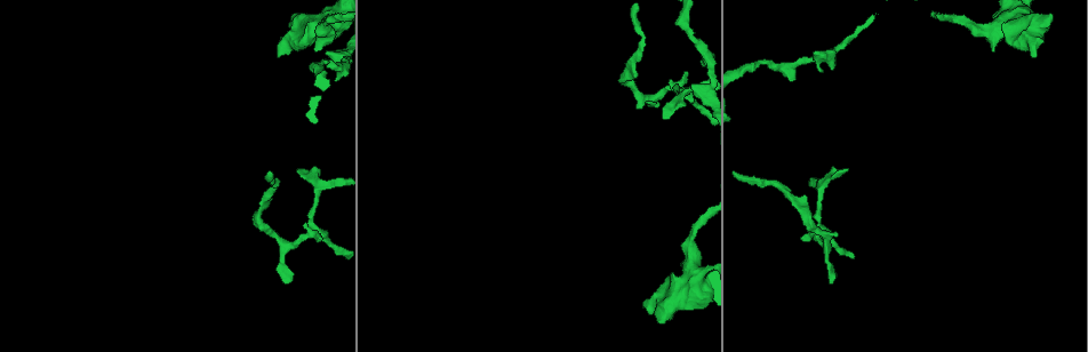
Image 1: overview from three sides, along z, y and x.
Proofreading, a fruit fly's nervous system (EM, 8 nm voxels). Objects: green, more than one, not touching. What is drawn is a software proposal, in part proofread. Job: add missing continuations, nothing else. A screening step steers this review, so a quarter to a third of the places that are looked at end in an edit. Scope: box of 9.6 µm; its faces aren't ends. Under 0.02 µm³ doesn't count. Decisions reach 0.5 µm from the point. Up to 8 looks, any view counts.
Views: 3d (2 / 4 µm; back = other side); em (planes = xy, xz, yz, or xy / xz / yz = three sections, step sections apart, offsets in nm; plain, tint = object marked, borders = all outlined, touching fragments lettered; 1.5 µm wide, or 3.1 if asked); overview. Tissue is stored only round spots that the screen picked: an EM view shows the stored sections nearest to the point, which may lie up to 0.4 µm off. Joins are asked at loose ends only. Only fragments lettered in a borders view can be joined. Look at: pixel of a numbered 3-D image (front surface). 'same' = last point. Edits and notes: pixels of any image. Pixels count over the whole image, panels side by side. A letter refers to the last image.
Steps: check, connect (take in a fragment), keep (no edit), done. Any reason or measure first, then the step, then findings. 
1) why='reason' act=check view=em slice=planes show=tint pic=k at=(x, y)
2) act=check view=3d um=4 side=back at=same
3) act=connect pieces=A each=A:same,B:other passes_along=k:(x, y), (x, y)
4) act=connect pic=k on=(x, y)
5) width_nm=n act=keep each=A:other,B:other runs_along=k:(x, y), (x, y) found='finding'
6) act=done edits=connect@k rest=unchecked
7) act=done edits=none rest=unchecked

act=check view=em slice=planes show=borders pic=1 at=(328, 51)

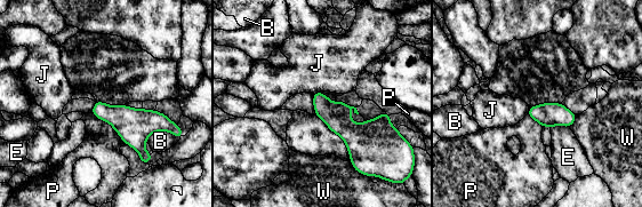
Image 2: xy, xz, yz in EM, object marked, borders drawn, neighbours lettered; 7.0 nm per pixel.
act=keep each=B:other,E:other,J:other,P:other,W:other border=2:(350, 161), (362, 174) found='no lettered fragment goes on from it'

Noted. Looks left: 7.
why='stops while still wide' act=check view=3d um=2 side=back pic=1 at=(317, 52)

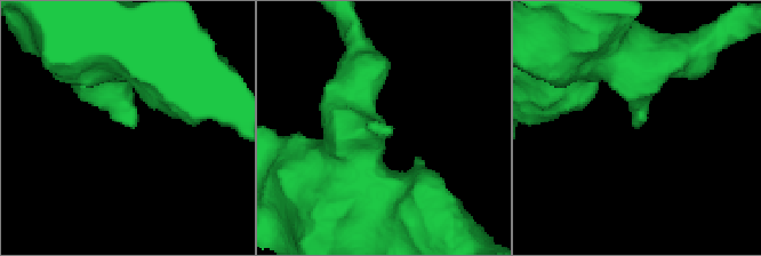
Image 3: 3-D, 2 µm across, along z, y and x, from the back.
act=check view=em slice=planes show=borders pic=3 at=(384, 138)

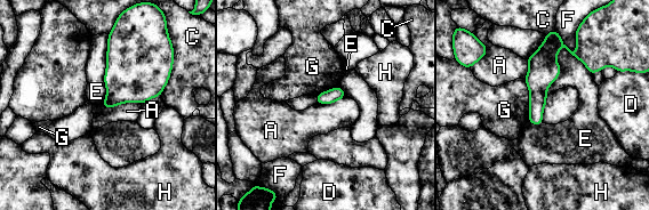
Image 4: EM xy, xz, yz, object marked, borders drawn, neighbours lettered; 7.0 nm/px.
act=keep each=A:other,C:other,D:other,E:other,F:other,G:other,H:other runs_along=4:(551, 38), (537, 85), (535, 121) found='none of them fits'

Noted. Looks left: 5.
why='thick end' act=check view=3d um=2 pic=1 at=(658, 321)

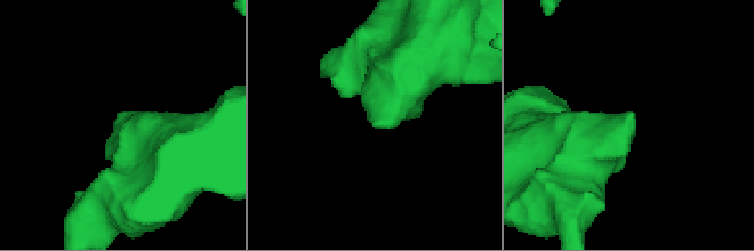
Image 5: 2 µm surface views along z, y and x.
why='shape alone is not enough' act=check view=em slice=planes show=borders pic=5 at=(634, 113)

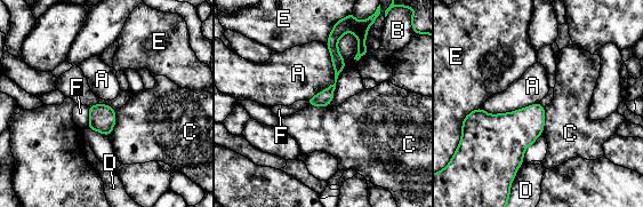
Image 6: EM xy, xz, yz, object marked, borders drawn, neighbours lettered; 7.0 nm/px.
act=keep each=A:other,B:other,C:other,D:other,E:other,F:other border=6:(115, 110), (115, 124), (109, 136) found='no lettered fragment goes on from it'

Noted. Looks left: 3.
act=done edits=none rest=unchecked

